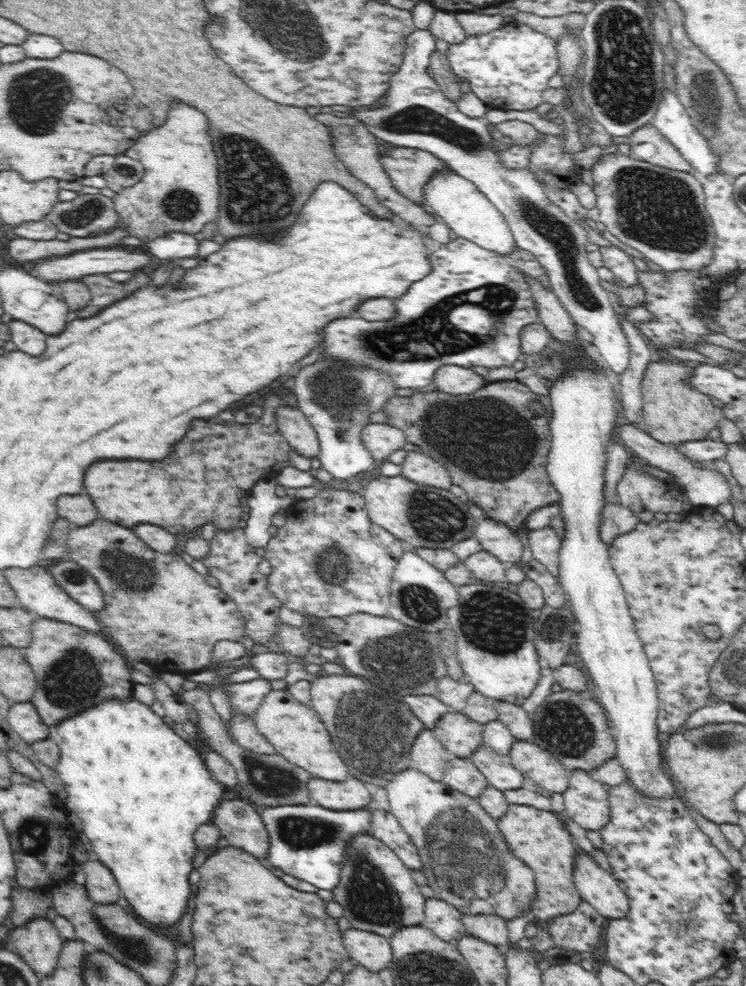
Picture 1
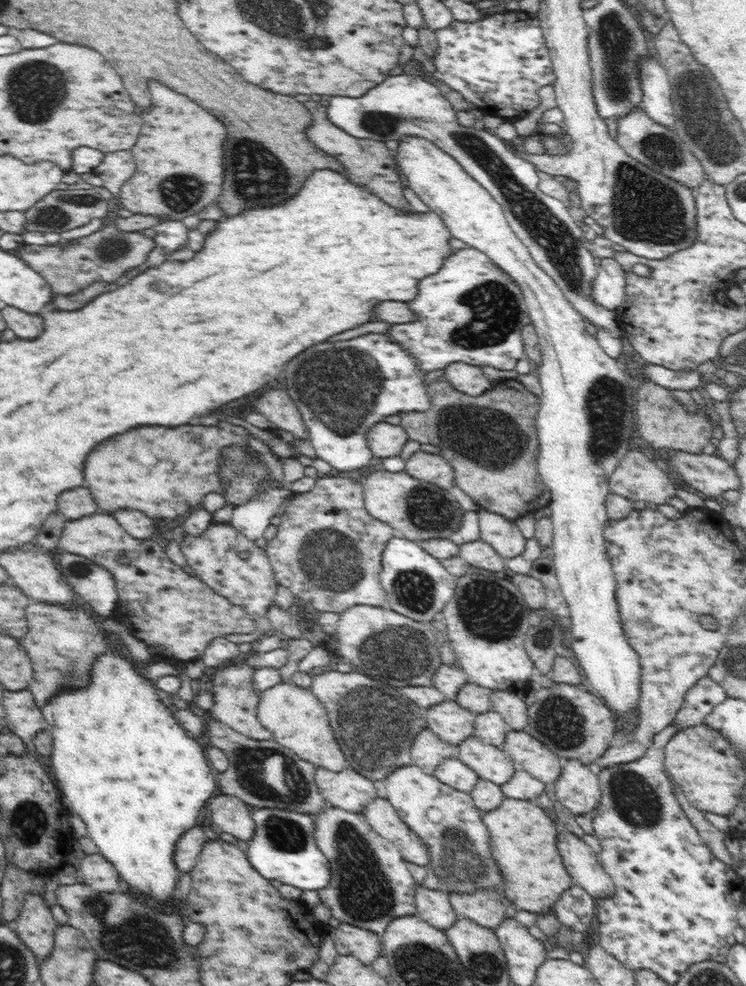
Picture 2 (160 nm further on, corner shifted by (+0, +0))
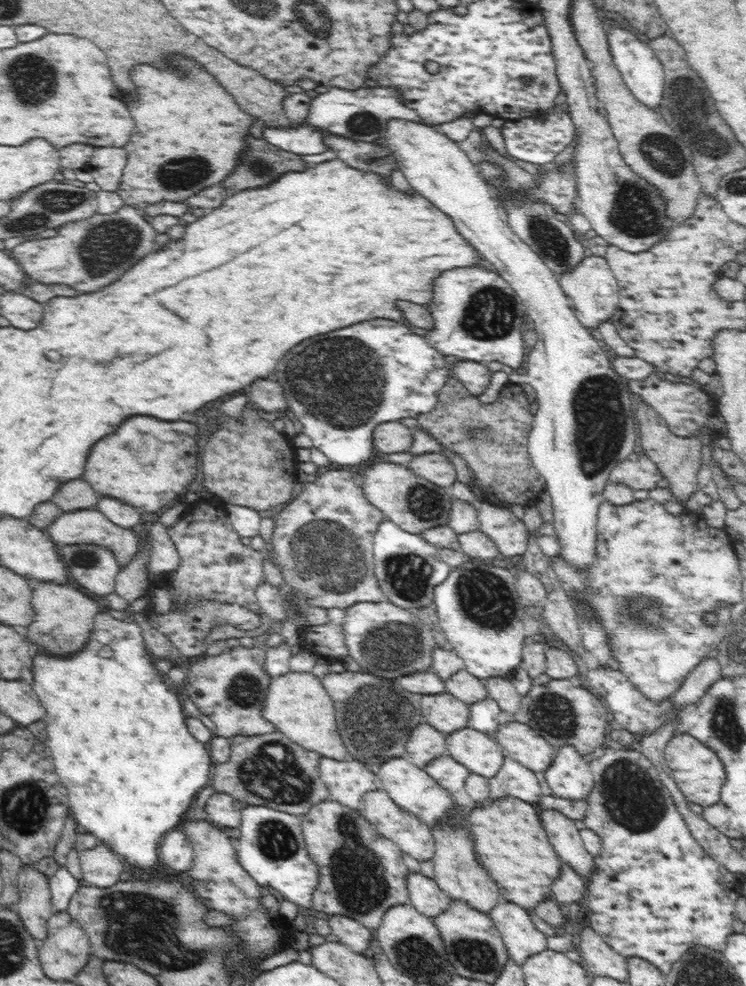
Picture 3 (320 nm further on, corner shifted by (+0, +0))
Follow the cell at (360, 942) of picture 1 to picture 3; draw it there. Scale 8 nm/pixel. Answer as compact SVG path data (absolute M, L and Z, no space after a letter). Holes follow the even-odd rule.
M333 914L327 921L336 940L355 953L363 954L374 938L374 931L348 916Z

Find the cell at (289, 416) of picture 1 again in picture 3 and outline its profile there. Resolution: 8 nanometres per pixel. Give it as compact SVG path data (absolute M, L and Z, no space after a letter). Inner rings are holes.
M256 380L248 386L248 402L254 403L264 413L285 413L289 408L282 386L275 380Z

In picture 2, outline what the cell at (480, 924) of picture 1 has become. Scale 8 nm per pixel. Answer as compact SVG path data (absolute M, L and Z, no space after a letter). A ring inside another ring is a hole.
M481 889L466 894L448 893L450 903L458 917L466 917L484 928L495 930L506 918L507 908L500 902L500 892Z

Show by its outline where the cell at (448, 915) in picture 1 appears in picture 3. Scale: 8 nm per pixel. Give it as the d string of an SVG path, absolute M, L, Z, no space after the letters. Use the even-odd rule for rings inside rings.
M410 872L407 878L408 897L411 906L430 918L441 914L450 906L451 899L435 880Z

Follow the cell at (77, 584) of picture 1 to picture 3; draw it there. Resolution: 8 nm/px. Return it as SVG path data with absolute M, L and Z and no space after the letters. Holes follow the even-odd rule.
M94 544L57 546L69 575L80 583L90 596L99 600L115 592L119 561L112 551Z

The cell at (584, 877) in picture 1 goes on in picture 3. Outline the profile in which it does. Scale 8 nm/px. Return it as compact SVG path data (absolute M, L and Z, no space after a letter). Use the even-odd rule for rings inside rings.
M538 807L538 813L559 860L572 866L587 881L596 870L596 860L585 850L574 821L552 809Z

